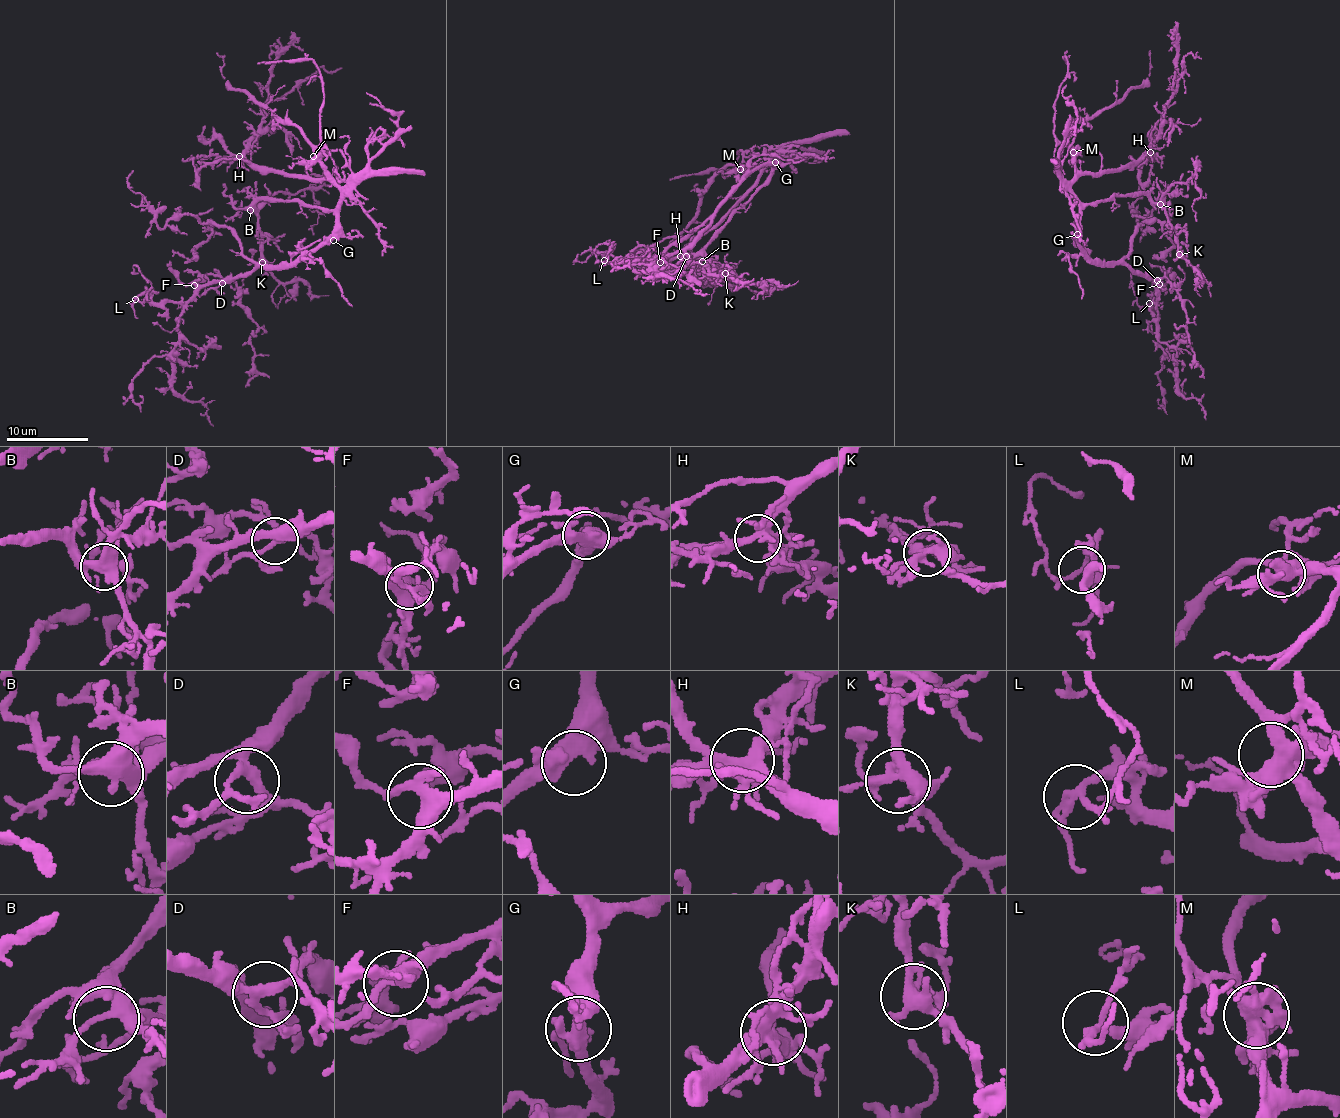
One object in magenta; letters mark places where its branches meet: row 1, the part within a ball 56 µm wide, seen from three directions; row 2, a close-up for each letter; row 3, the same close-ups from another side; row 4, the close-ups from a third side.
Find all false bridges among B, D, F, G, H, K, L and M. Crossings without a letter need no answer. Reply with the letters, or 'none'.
none

